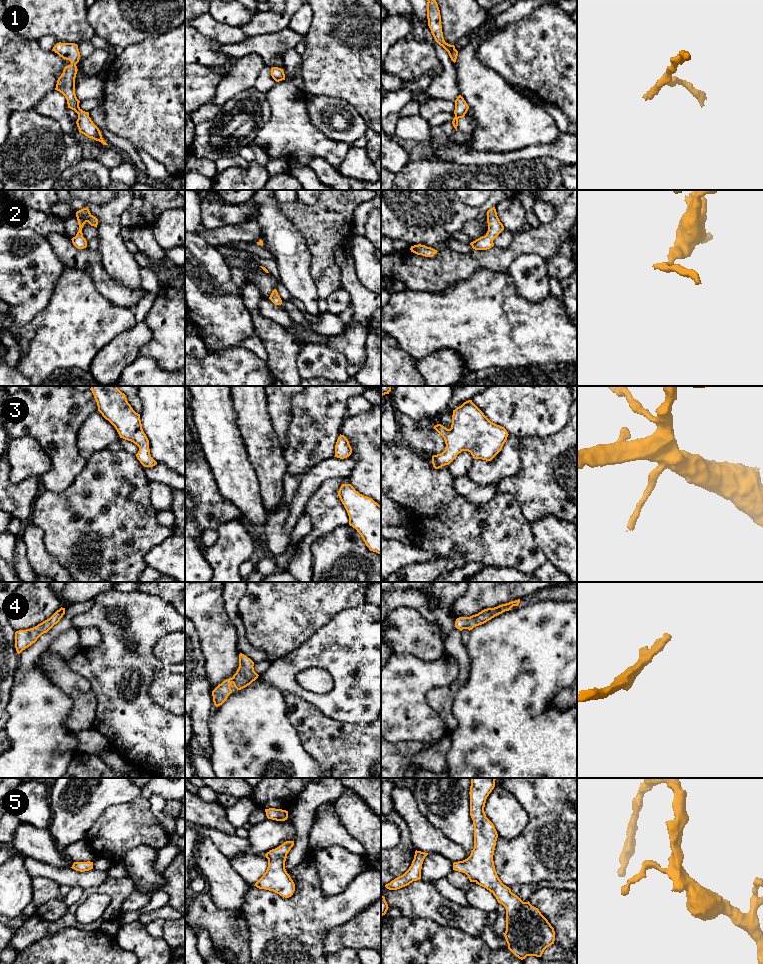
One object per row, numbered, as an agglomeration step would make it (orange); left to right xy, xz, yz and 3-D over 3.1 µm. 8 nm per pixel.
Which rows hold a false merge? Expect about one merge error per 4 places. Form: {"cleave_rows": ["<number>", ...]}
{"cleave_rows": []}

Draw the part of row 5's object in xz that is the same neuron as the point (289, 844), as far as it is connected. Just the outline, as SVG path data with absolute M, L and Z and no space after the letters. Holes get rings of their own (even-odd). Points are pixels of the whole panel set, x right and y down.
M286 841L265 854L268 859L267 870L254 886L273 891L285 898L293 895L295 884L285 869L287 854L293 845L294 841Z

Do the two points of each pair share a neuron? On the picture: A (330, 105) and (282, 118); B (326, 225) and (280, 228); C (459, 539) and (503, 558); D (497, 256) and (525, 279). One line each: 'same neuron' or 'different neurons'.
A: different neurons
B: different neurons
C: same neuron
D: different neurons

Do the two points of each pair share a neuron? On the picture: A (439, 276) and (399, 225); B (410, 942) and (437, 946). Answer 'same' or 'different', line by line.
A: different
B: same

